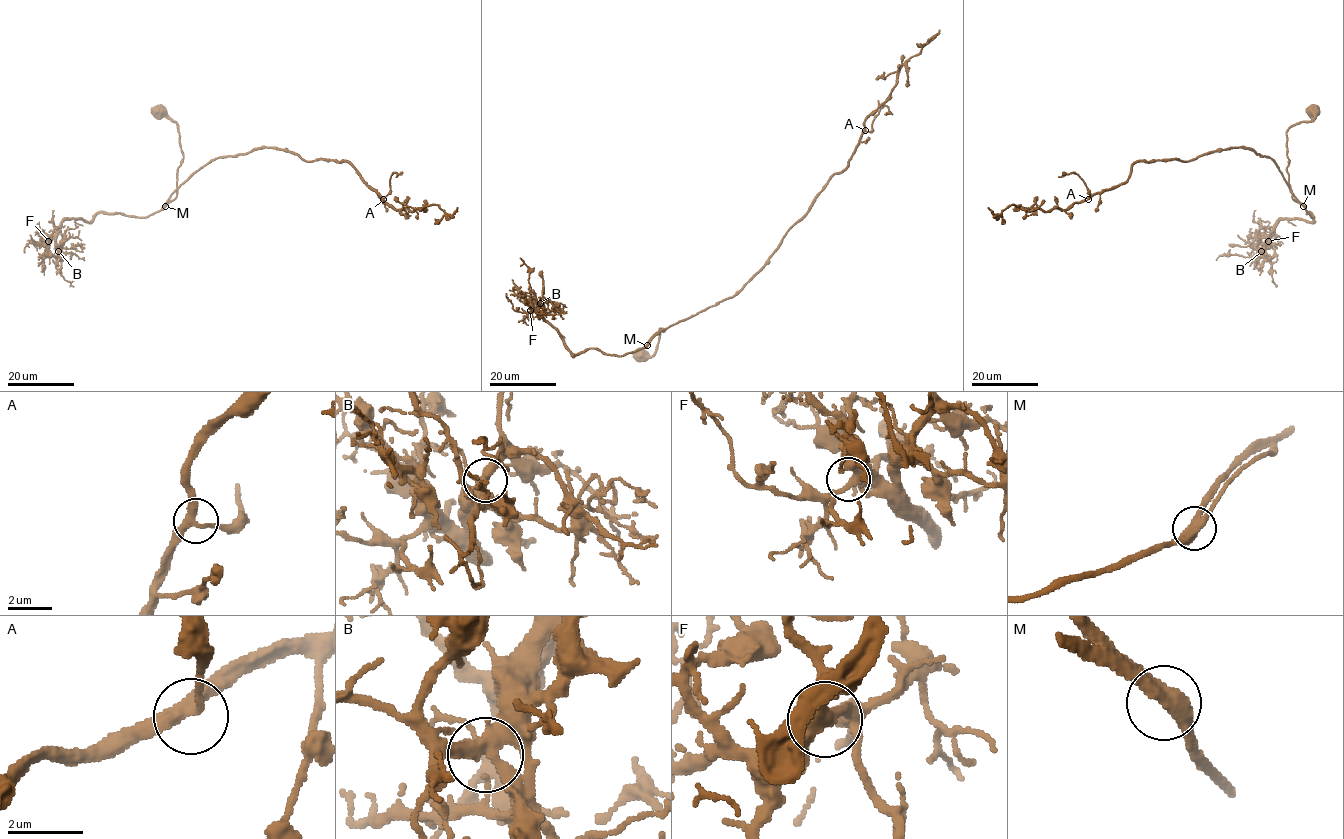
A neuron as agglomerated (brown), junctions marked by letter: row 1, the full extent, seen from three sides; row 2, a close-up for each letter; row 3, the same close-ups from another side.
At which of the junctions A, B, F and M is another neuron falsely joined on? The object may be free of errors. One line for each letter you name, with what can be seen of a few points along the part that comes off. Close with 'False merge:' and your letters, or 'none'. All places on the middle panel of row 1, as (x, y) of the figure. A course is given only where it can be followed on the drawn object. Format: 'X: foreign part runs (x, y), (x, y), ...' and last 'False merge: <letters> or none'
False merge: none

